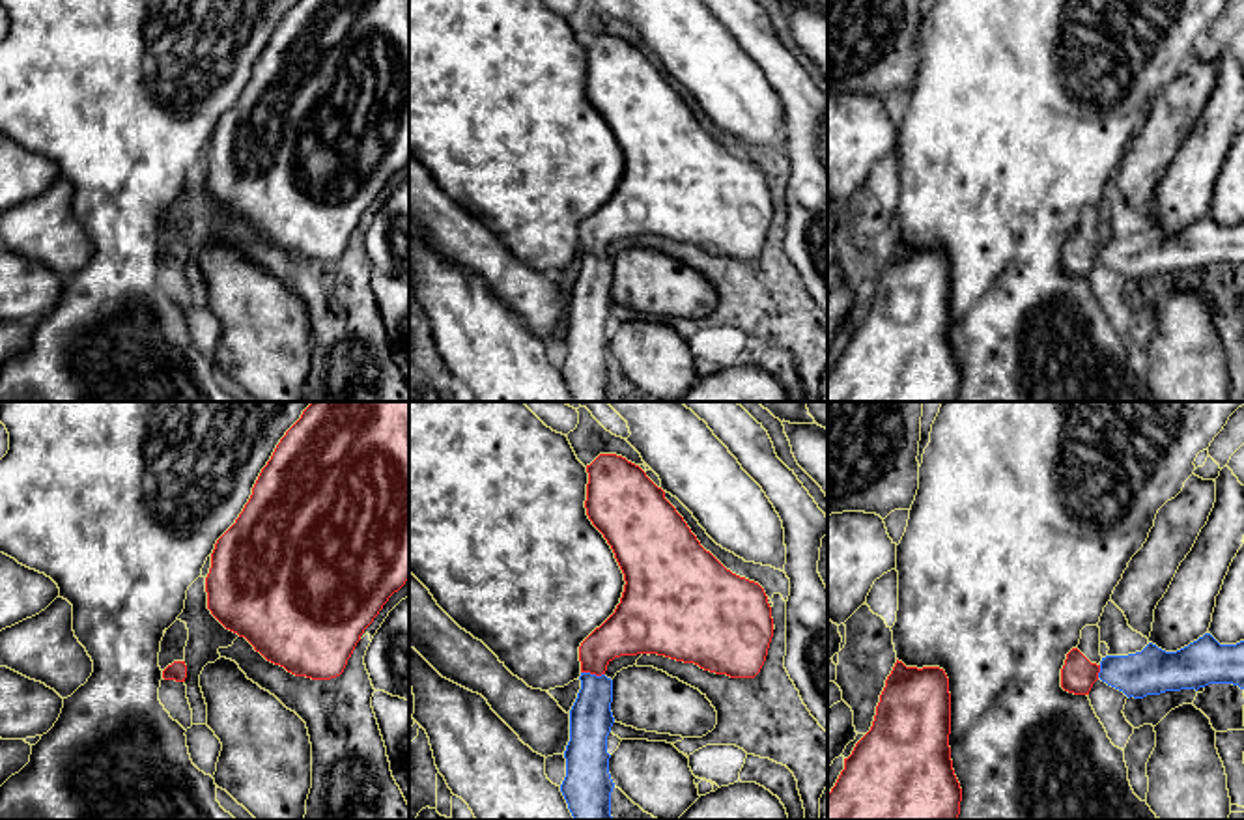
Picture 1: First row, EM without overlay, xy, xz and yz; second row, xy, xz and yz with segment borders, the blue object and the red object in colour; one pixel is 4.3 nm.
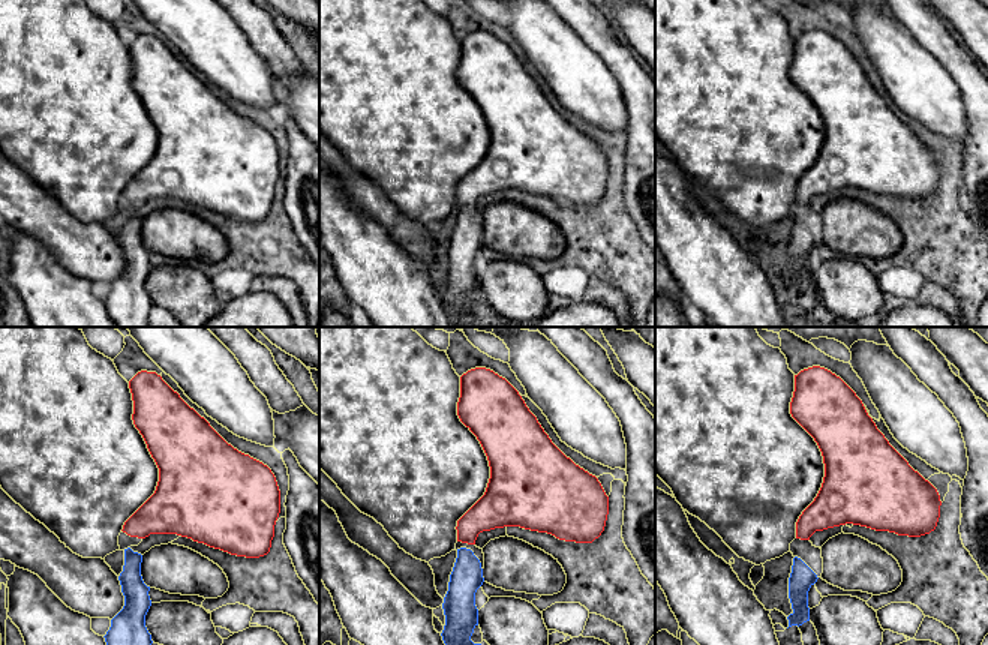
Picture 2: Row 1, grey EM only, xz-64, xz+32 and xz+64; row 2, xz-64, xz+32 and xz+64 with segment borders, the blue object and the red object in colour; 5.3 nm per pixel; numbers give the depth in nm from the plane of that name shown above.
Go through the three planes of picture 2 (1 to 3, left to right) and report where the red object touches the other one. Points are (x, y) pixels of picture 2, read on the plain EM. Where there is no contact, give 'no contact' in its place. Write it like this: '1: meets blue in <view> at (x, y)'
1: no contact
2: no contact
3: no contact

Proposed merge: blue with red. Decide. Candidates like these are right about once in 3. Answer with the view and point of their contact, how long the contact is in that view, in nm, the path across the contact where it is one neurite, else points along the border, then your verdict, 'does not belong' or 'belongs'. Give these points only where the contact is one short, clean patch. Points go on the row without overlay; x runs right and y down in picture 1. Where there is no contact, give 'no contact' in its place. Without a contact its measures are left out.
contact xz (593, 256); length 110 nm; belongs

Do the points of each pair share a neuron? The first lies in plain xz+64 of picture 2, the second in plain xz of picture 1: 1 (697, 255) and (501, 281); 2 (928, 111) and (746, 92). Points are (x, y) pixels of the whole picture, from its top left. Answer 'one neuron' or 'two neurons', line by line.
1: two neurons
2: one neuron

